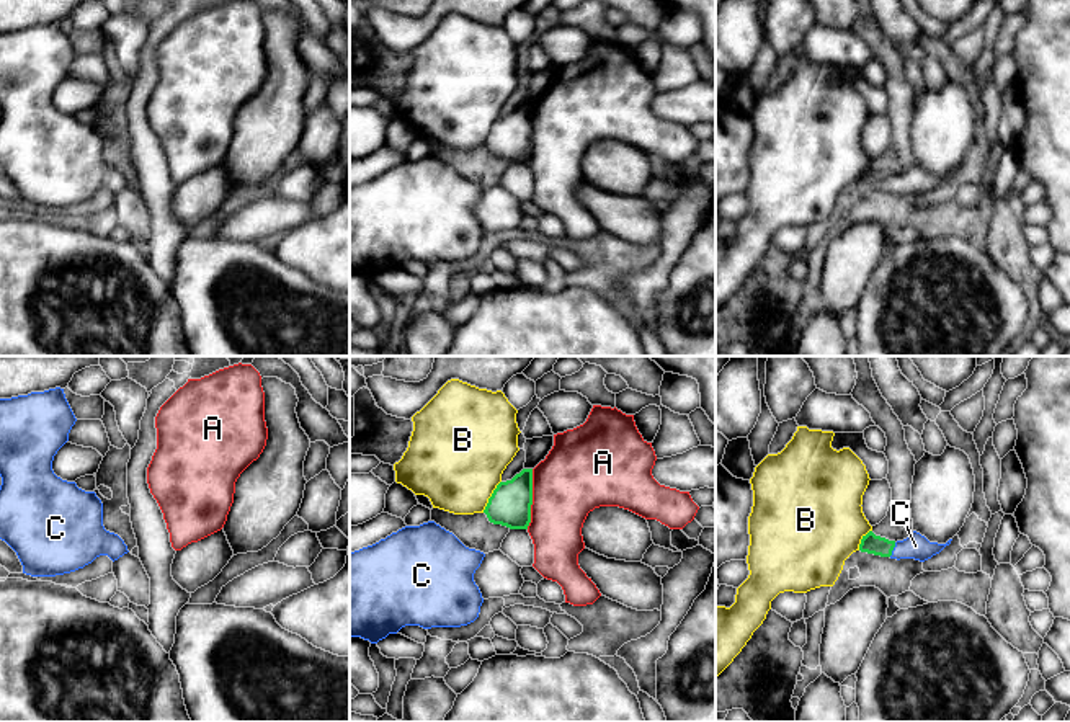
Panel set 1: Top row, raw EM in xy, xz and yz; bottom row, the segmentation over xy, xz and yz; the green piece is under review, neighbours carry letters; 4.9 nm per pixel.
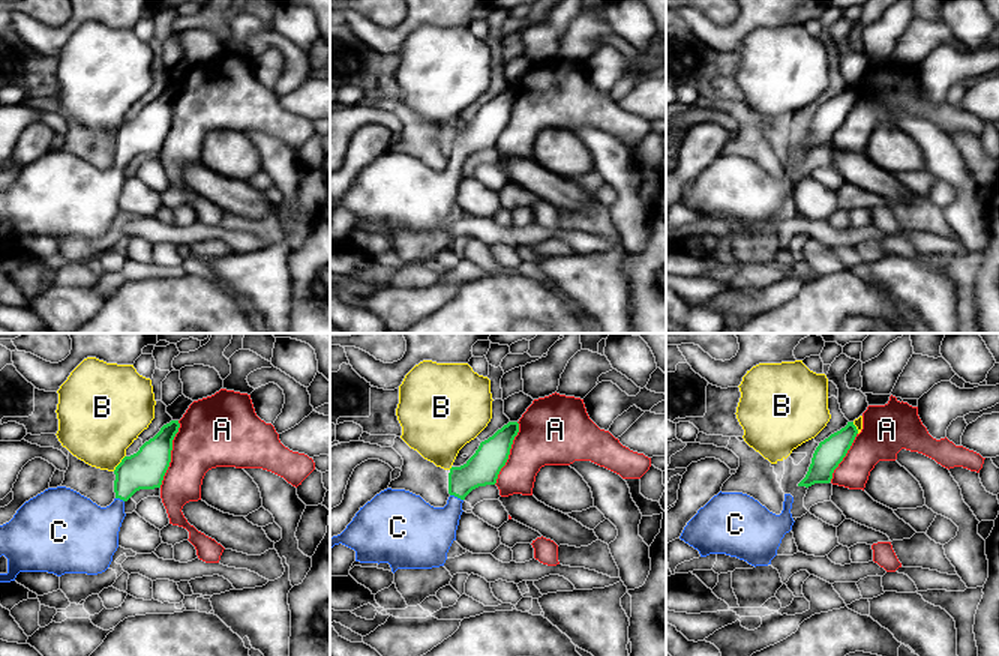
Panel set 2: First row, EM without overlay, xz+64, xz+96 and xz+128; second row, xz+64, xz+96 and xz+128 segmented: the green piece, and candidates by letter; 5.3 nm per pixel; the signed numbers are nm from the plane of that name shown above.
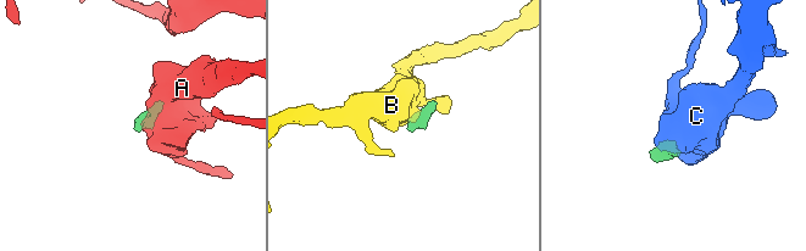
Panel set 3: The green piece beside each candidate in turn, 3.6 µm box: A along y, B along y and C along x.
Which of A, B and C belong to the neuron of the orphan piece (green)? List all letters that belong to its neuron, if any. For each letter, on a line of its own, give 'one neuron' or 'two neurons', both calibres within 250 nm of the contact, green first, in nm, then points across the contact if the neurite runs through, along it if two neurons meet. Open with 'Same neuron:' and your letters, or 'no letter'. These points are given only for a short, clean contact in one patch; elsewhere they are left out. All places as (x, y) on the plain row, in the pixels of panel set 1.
Same neuron: C
A: two neurons; calibres 200 and 360 nm
B: two neurons; calibres 200 and 460 nm
C: one neuron; calibres 100 and 120 nm; way yz (874, 178), (892, 183), (915, 180)

